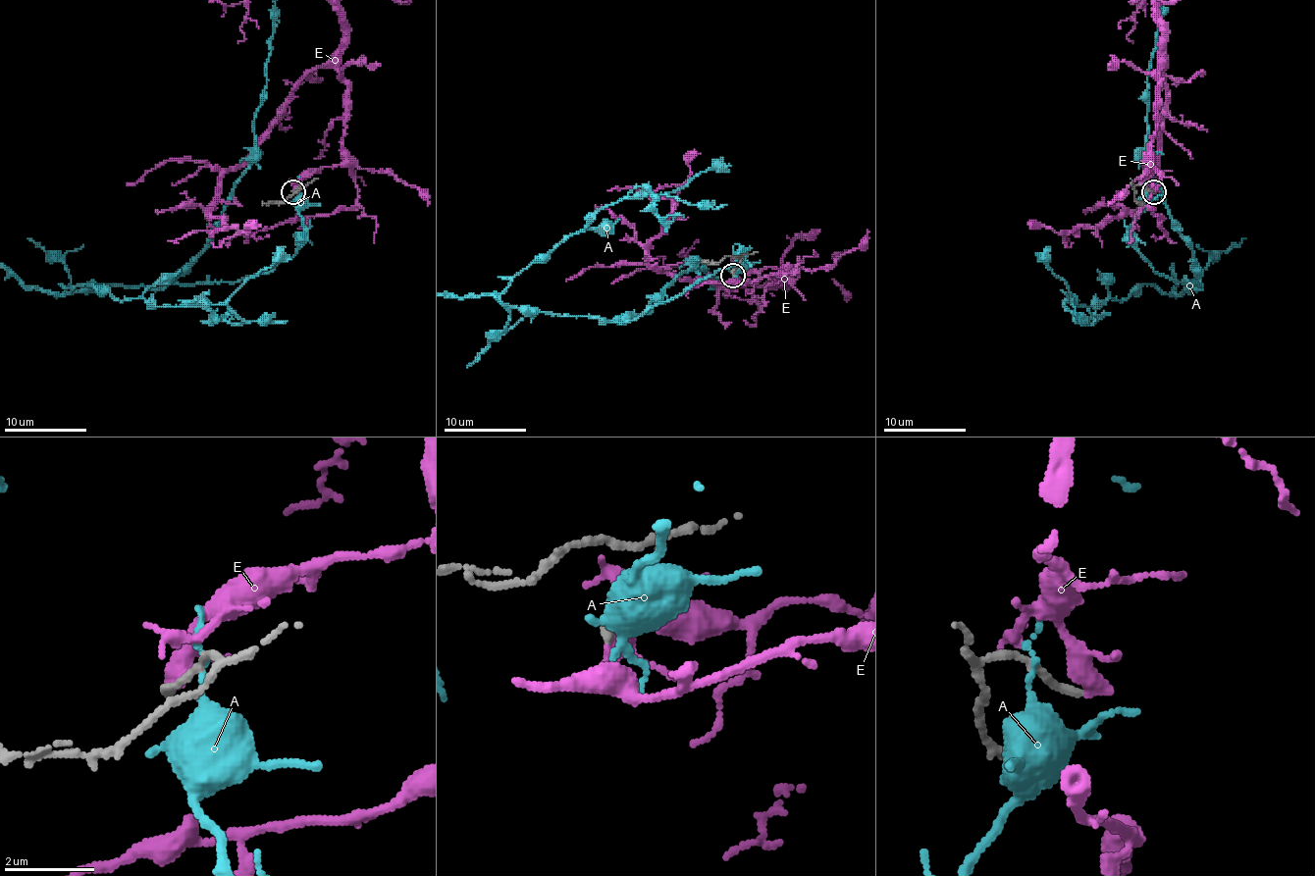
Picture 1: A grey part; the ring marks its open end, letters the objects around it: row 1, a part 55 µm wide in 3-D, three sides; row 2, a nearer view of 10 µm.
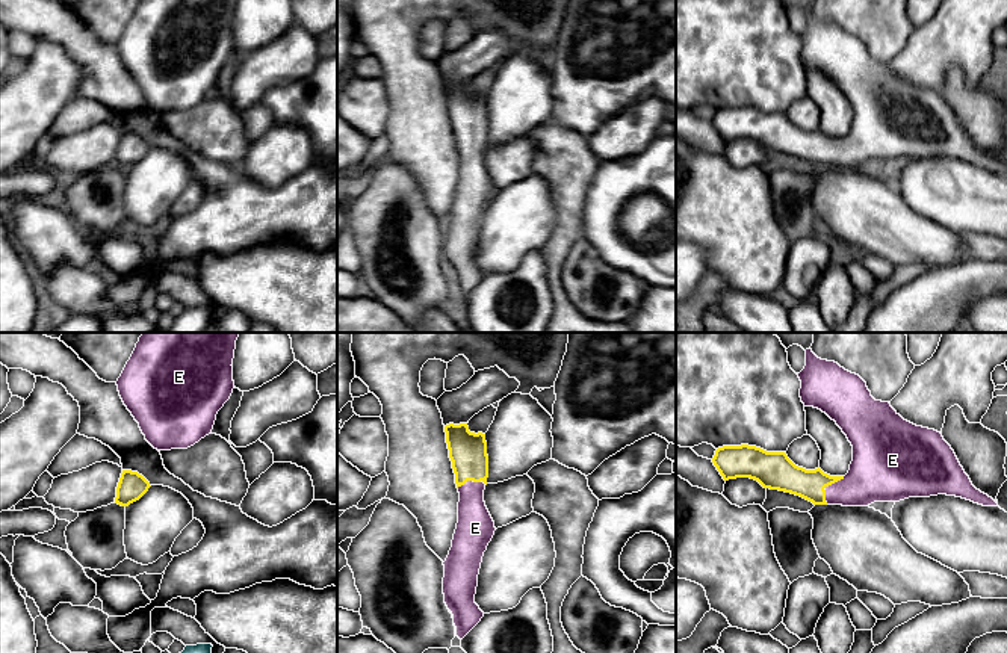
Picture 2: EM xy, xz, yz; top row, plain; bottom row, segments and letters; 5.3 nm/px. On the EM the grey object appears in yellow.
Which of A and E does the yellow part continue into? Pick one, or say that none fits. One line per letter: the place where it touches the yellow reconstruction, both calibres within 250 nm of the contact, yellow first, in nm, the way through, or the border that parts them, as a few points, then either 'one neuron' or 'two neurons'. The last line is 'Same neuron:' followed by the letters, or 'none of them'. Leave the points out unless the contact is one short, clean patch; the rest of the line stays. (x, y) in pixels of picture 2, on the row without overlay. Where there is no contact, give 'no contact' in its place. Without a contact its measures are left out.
A: no contact | two neurons
E: yz (826, 147) | 180/260 nm | across yz (780, 135), (806, 145), (826, 147), (862, 147), (871, 139) | one neuron
Same neuron: E

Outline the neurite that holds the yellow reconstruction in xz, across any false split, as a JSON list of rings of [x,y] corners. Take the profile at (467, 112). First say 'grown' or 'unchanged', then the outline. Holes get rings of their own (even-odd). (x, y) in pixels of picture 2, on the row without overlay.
grown; [[[449,85],[445,94],[460,163],[452,209],[443,224],[443,255],[457,298],[463,301],[484,278],[475,255],[482,218],[496,189],[484,163],[488,139],[485,95],[470,94],[467,85]]]

